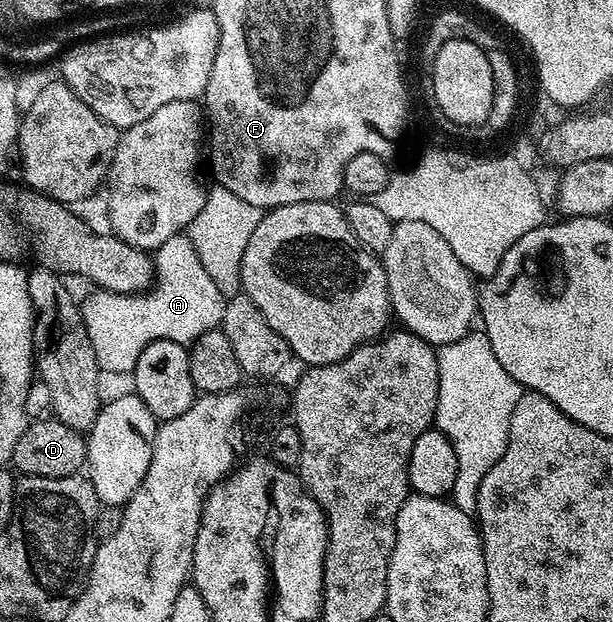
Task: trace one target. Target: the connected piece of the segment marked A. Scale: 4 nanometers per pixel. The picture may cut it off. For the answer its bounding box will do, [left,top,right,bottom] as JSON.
[80,232,226,375]

